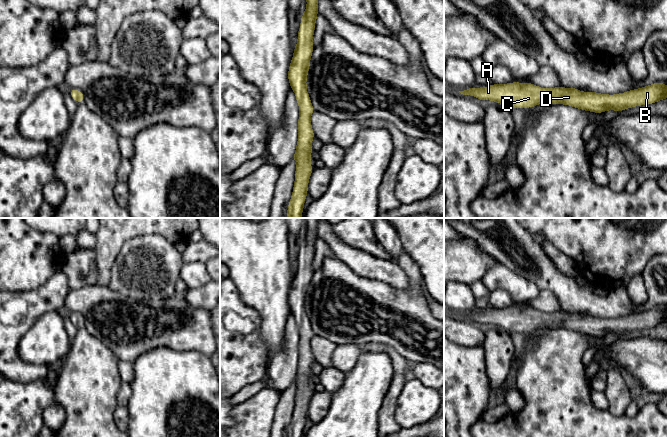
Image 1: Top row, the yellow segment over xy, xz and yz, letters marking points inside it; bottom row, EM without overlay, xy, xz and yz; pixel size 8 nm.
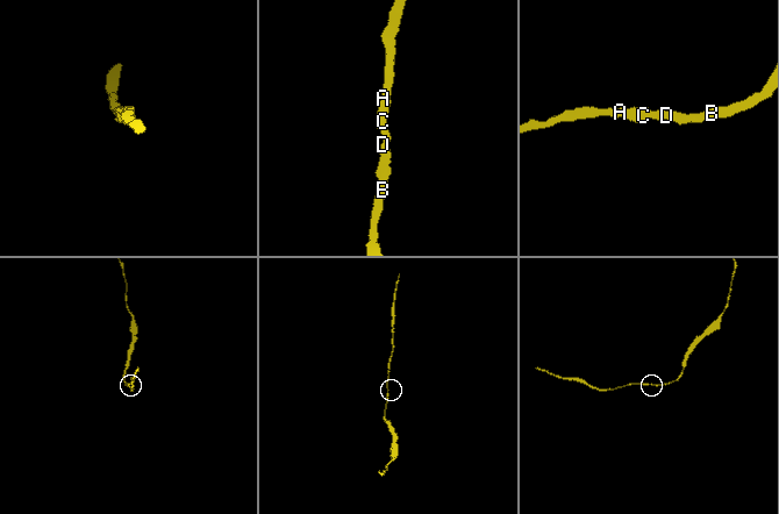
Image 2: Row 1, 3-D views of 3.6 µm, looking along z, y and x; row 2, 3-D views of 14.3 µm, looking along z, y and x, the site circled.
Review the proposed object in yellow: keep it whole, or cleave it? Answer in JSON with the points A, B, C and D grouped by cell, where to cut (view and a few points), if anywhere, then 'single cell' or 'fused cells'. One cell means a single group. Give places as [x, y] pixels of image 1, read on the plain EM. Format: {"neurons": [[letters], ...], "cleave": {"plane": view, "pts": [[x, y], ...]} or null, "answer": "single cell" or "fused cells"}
{"neurons": [["A", "B", "C", "D"]], "cleave": null, "answer": "single cell"}

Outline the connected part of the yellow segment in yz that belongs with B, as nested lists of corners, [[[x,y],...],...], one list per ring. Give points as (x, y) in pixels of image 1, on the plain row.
[[[512,306],[510,308],[492,308],[489,311],[470,311],[459,315],[466,320],[475,319],[478,324],[493,324],[506,332],[529,332],[544,326],[570,329],[595,337],[607,334],[622,335],[634,330],[652,328],[667,322],[667,310],[657,306],[640,313],[633,313],[616,319],[581,316],[576,312],[542,313],[532,307]]]

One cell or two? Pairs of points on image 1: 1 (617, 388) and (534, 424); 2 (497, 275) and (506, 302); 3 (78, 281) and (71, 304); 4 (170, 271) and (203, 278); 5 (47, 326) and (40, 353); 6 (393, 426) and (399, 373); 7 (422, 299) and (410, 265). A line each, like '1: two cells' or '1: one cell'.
1: two cells
2: two cells
3: two cells
4: two cells
5: one cell
6: one cell
7: one cell

